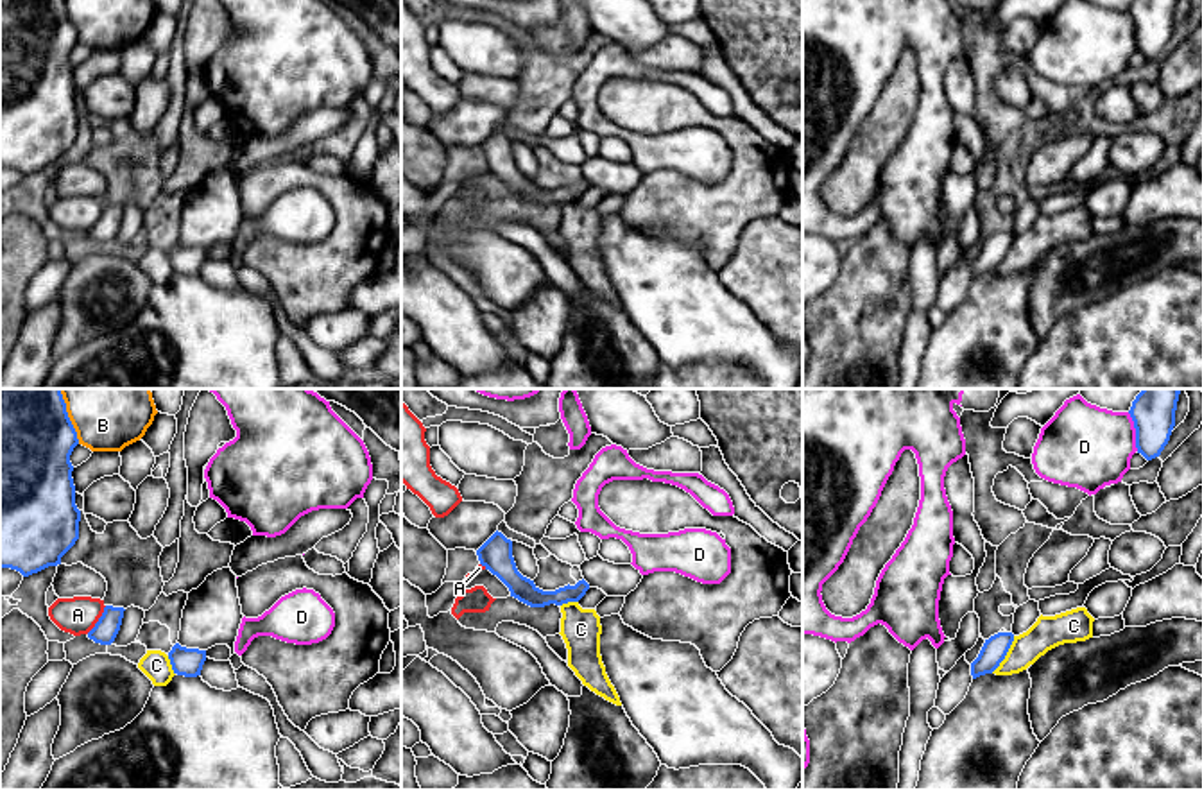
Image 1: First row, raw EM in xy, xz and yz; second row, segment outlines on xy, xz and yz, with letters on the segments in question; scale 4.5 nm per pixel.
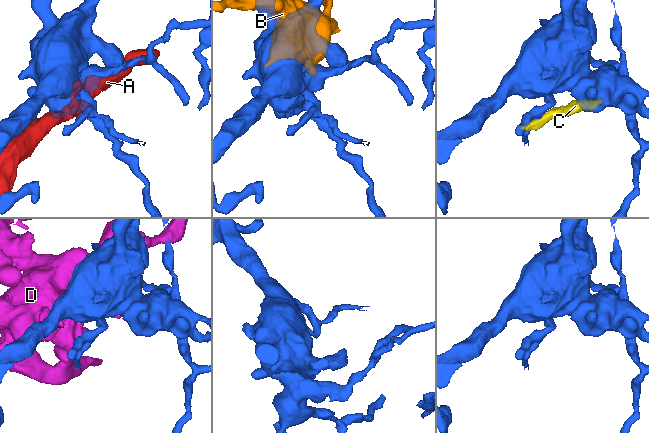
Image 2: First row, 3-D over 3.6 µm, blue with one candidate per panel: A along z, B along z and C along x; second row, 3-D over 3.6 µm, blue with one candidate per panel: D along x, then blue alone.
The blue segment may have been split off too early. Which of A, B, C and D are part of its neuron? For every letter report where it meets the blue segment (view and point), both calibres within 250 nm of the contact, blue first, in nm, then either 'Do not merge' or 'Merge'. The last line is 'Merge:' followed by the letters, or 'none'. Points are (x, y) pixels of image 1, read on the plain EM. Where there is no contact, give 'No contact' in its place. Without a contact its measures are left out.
A: Touches blue at xy (99, 219). Thickness 110 nm (blue) against 170 nm. Do not merge
B: Touches blue at xy (70, 22). Thickness 440 nm (blue) against 220 nm. Do not merge
C: Touches blue at yz (1005, 253). Thickness 120 nm (blue) against 150 nm. Do not merge
D: Touches blue at yz (1136, 31). Thickness 180 nm (blue) against 380 nm. Do not merge
Merge: none

